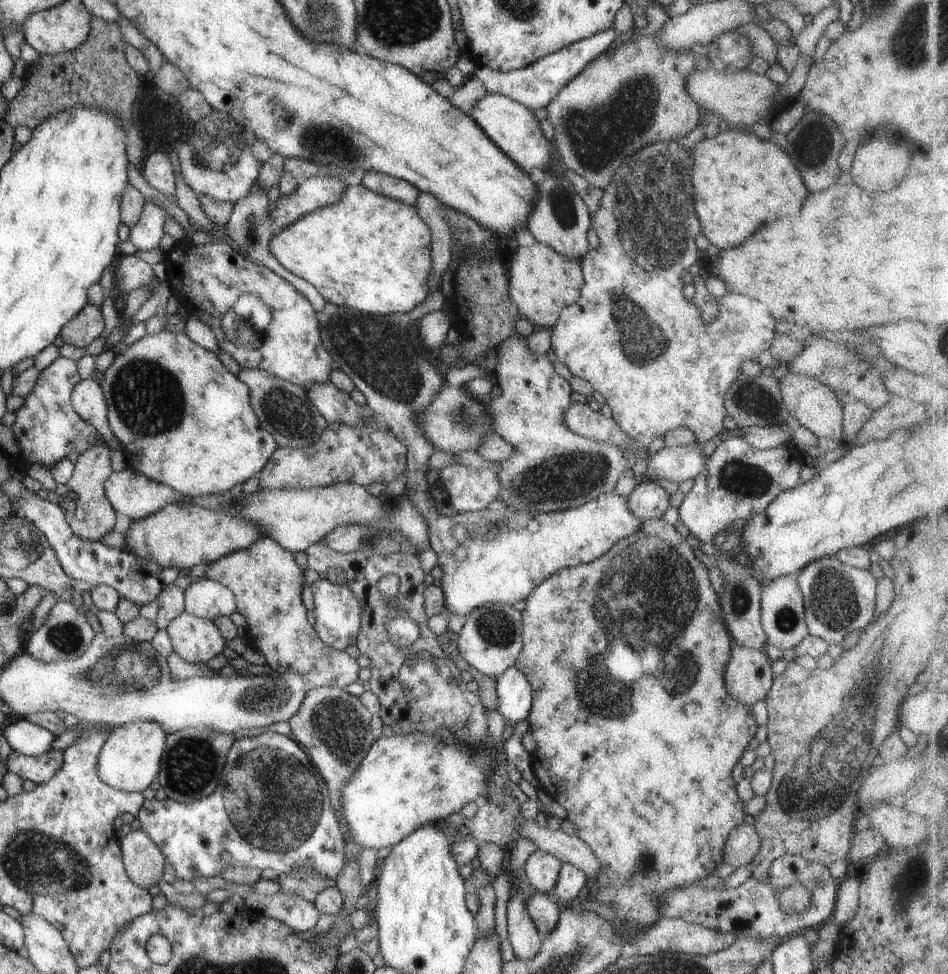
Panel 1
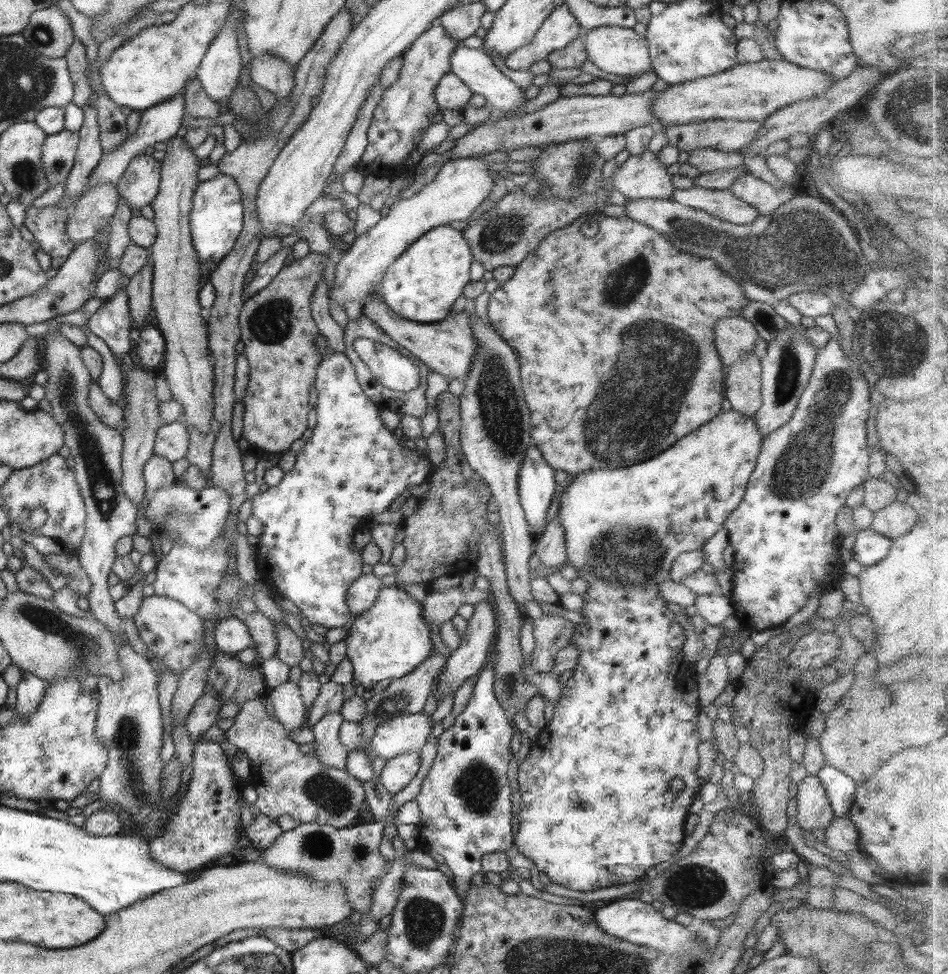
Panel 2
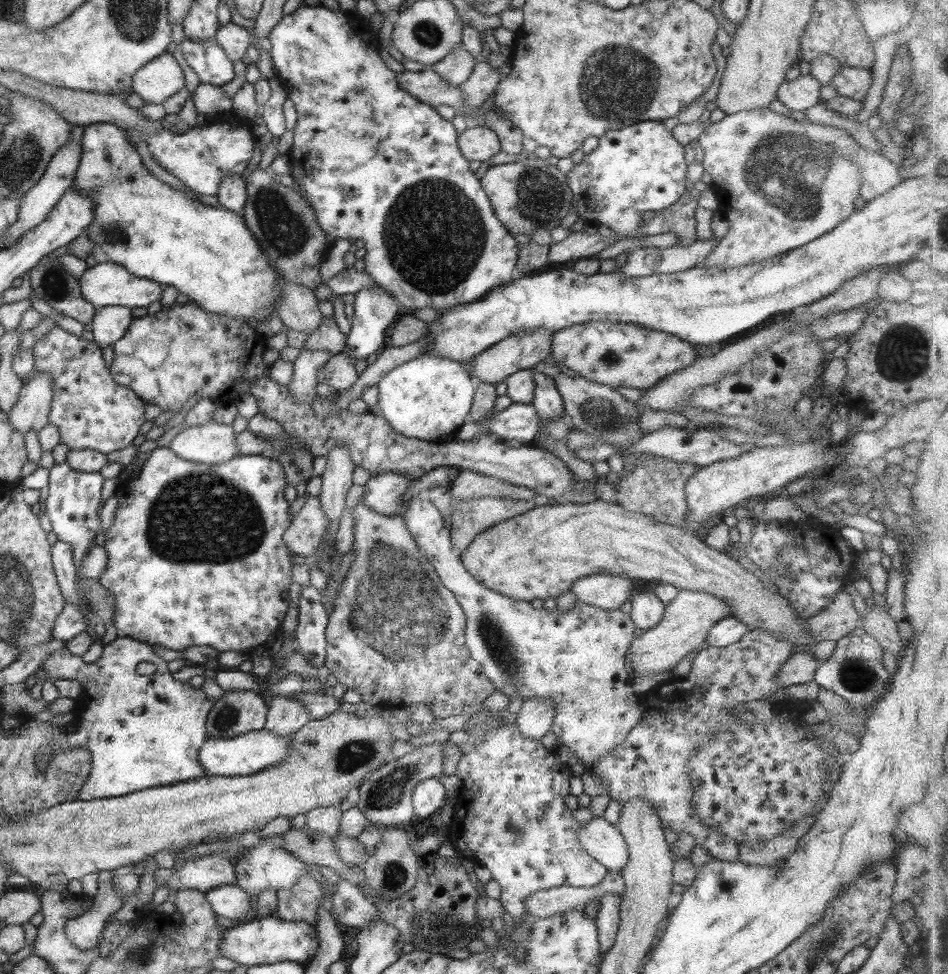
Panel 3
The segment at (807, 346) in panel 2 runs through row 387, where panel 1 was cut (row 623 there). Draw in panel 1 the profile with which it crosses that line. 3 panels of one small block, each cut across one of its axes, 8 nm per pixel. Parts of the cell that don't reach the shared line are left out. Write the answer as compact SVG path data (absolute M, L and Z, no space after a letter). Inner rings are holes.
M798 572L776 577L763 585L760 593L760 624L766 643L781 651L795 647L807 634L803 598L797 587Z

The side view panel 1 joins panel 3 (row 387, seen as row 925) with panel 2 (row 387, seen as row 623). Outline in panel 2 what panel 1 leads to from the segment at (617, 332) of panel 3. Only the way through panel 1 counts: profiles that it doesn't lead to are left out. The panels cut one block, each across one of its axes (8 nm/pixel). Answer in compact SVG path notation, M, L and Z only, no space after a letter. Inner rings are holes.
M593 212L580 214L571 224L549 232L539 242L539 246L535 250L531 250L514 267L511 278L508 278L507 282L499 284L489 295L486 309L487 318L493 331L513 348L513 352L517 356L519 372L521 372L521 386L523 386L526 407L530 413L532 444L537 446L543 460L553 470L563 470L570 478L579 472L585 472L585 470L623 468L623 466L633 466L633 464L643 462L650 459L651 456L663 452L667 446L671 446L683 434L689 434L691 430L696 430L719 415L721 402L724 399L724 368L719 361L716 348L713 346L711 326L715 324L717 318L741 315L741 309L745 308L748 302L743 288L733 278L727 278L723 274L723 270L709 258L699 258L699 256L693 258L689 254L677 252L665 234L659 234L652 228L639 224L625 214L611 217ZM587 220L595 220L597 223L598 230L593 237L587 238L579 231L579 226Z

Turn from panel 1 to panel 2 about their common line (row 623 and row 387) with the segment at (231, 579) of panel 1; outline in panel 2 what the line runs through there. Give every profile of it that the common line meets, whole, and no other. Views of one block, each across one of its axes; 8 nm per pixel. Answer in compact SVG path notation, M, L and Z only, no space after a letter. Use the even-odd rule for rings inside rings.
M309 252L283 266L277 276L265 288L244 300L239 311L239 340L244 344L244 356L249 363L249 382L245 388L243 402L243 428L240 443L254 451L285 453L293 440L301 439L307 429L309 385L314 383L315 370L328 353L319 356L315 348L319 330L310 314L311 292L322 278L324 256Z

